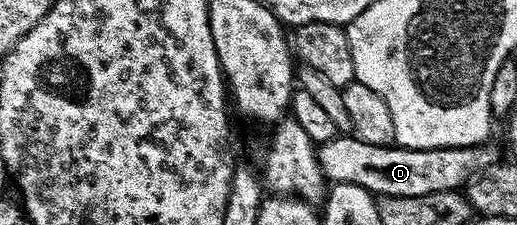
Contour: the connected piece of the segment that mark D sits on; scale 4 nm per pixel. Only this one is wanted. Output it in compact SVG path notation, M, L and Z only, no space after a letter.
M337 136L318 147L319 163L328 183L344 182L365 188L372 196L429 196L446 190L462 191L472 178L500 161L491 144L478 146L442 146L414 150L392 144L365 144L354 136Z

